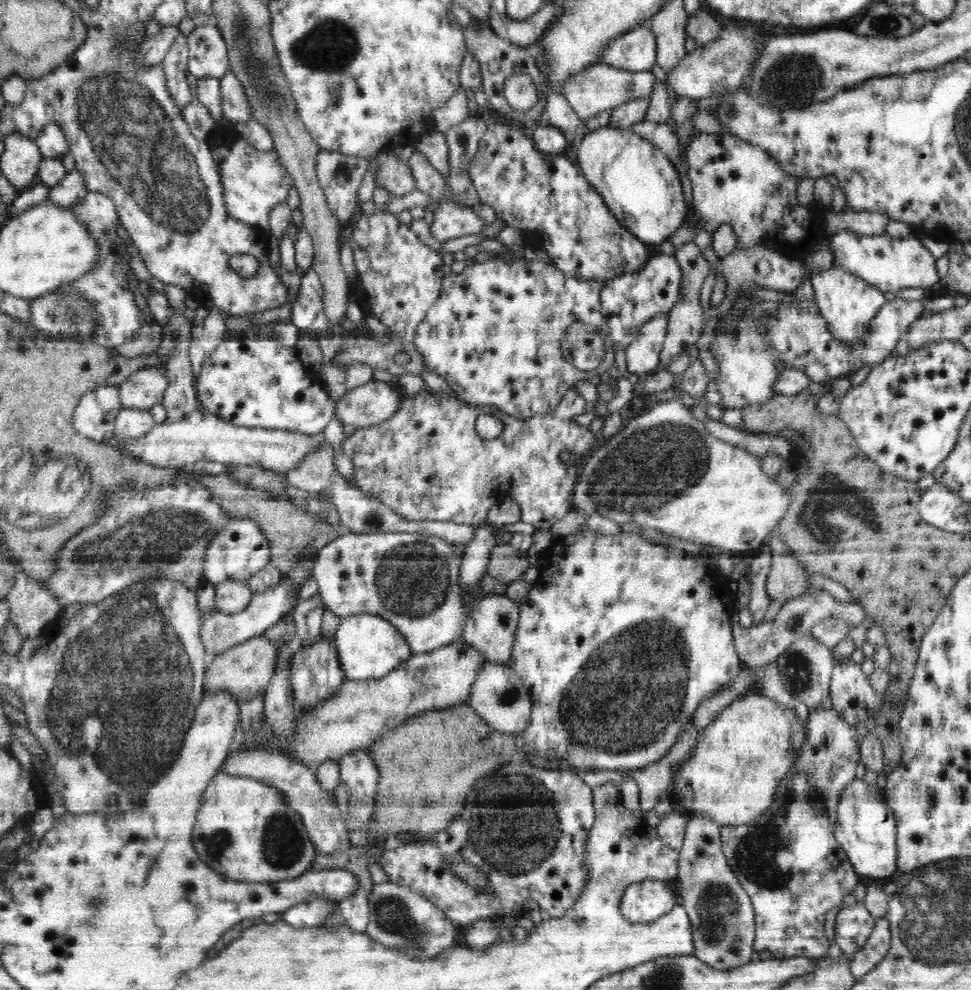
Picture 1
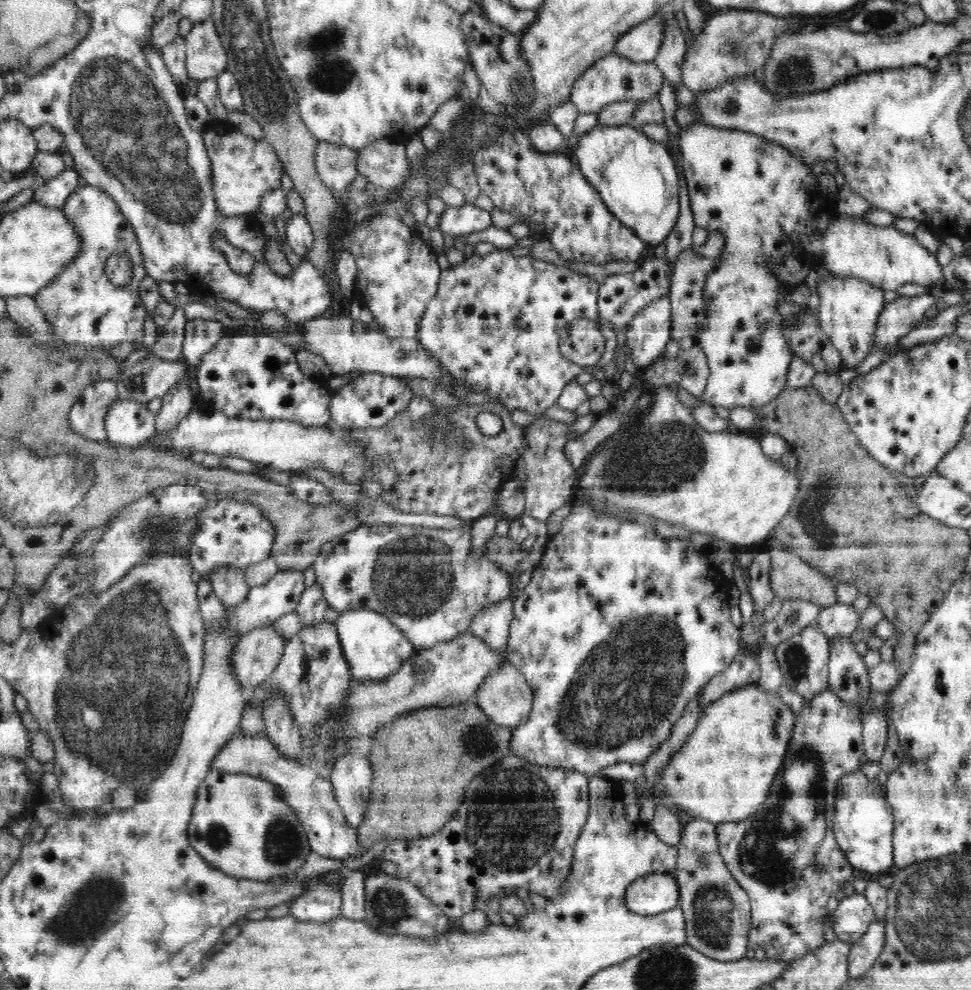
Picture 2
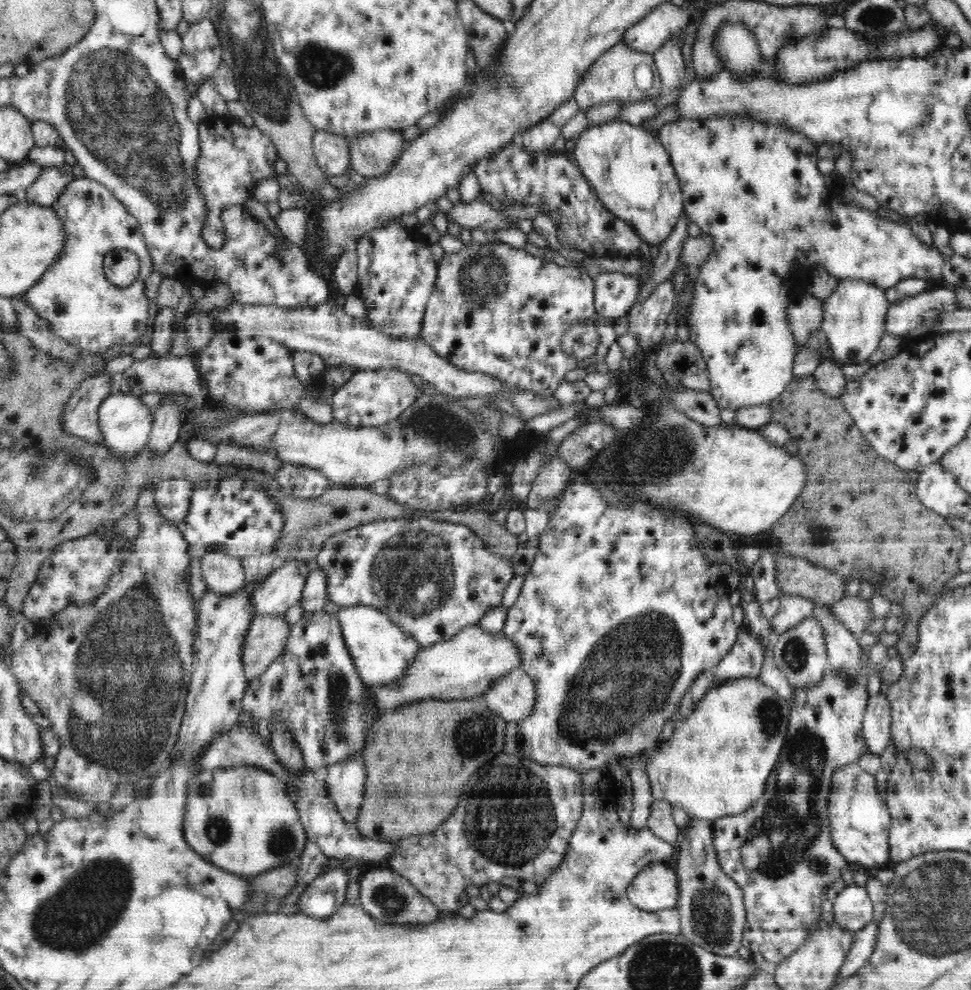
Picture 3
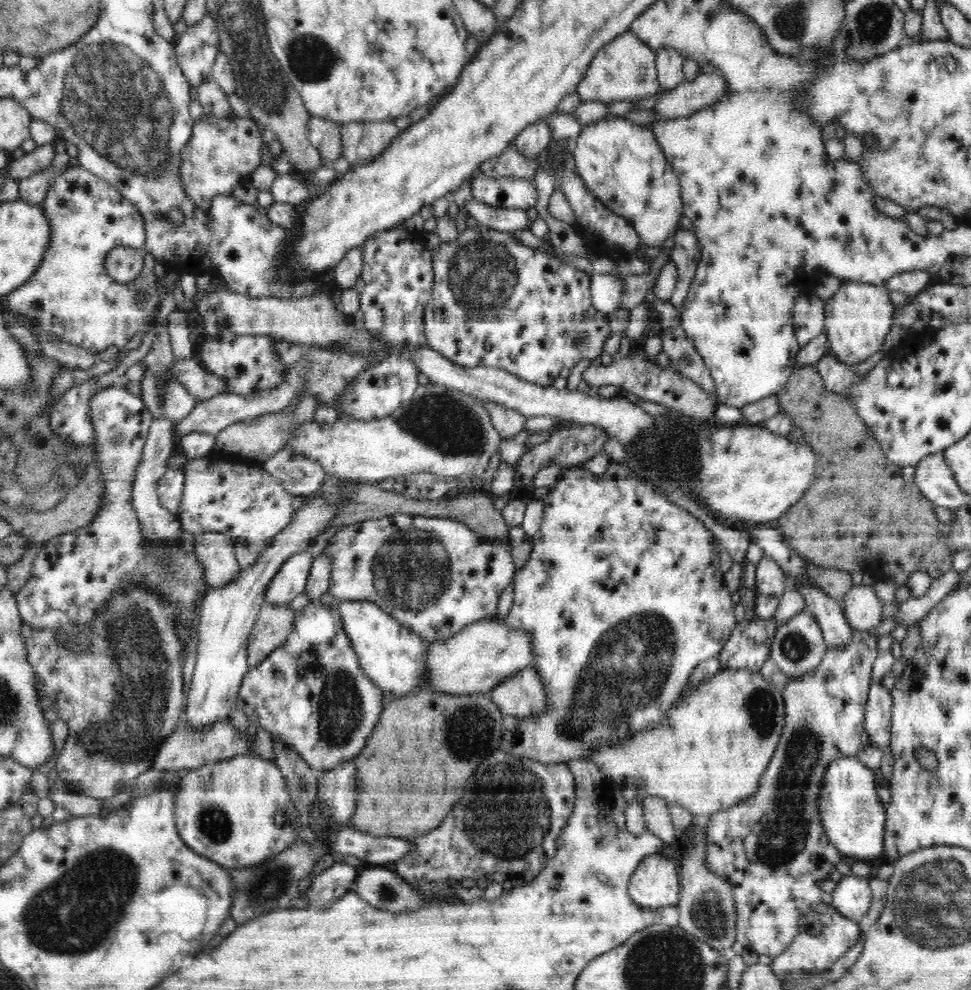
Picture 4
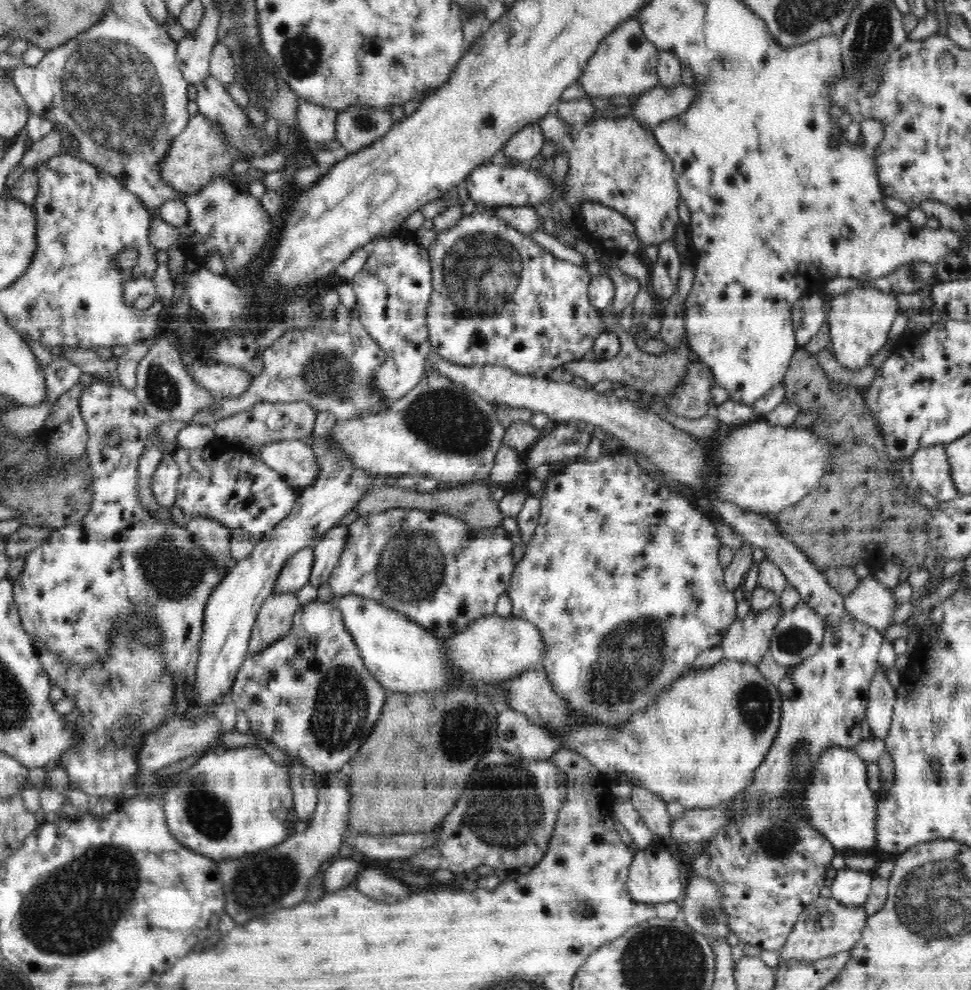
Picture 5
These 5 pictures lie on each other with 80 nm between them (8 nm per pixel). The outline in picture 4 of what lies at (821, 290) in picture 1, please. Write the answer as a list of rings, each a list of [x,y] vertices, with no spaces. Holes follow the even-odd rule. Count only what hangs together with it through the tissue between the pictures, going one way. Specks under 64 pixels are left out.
[[[844,281],[832,298],[826,300],[825,333],[828,353],[849,366],[860,364],[882,349],[884,338],[892,328],[895,306],[883,285]]]

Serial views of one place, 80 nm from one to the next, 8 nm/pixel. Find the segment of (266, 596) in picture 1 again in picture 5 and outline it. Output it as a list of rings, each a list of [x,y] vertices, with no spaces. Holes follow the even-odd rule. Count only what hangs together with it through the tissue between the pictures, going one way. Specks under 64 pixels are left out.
[[[302,549],[297,552],[280,571],[274,591],[276,593],[298,592],[309,582],[314,562],[314,549]]]

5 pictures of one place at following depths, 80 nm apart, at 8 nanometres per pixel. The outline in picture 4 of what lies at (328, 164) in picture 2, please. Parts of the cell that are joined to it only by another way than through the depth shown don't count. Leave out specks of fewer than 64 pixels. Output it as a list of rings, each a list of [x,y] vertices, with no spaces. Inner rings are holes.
[[[309,115],[307,133],[309,141],[316,147],[316,151],[320,152],[322,164],[333,163],[338,157],[342,157],[341,130],[338,123]]]

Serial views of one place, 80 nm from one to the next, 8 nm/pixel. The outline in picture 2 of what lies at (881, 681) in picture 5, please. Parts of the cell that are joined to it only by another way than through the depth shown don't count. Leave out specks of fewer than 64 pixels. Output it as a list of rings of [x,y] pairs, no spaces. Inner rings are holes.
[[[872,709],[863,719],[863,744],[868,761],[881,759],[888,738],[888,718],[885,710]]]

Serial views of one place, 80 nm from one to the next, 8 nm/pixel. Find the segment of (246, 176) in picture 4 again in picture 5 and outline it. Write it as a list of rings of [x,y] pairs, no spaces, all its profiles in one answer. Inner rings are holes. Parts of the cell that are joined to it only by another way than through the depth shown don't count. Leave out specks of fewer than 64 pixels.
[[[199,112],[192,115],[187,127],[171,140],[165,159],[159,164],[162,181],[180,192],[196,193],[216,178],[227,178],[234,160],[250,160],[225,143],[222,129]]]

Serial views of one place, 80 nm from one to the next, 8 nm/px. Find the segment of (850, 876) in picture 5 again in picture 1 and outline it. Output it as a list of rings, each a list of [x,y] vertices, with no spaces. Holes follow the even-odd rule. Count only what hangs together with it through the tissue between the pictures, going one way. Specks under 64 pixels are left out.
[[[858,902],[854,906],[842,906],[836,916],[835,942],[844,952],[850,956],[860,950],[866,939],[870,938],[876,925],[875,918],[864,903]]]

